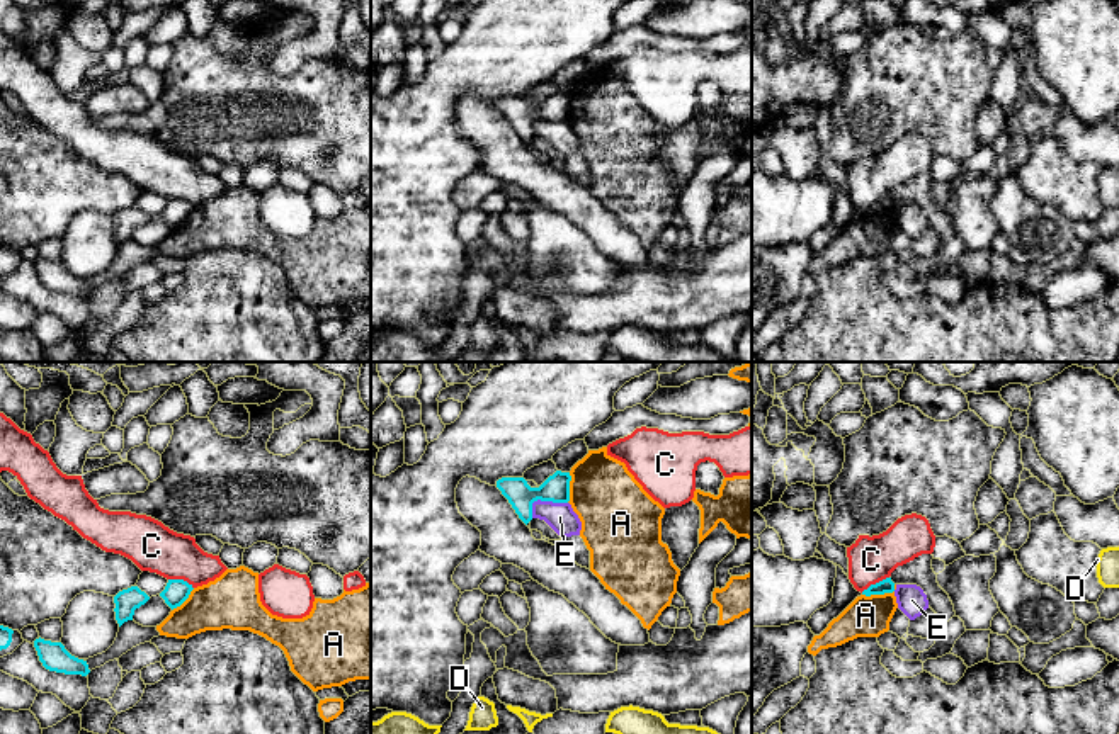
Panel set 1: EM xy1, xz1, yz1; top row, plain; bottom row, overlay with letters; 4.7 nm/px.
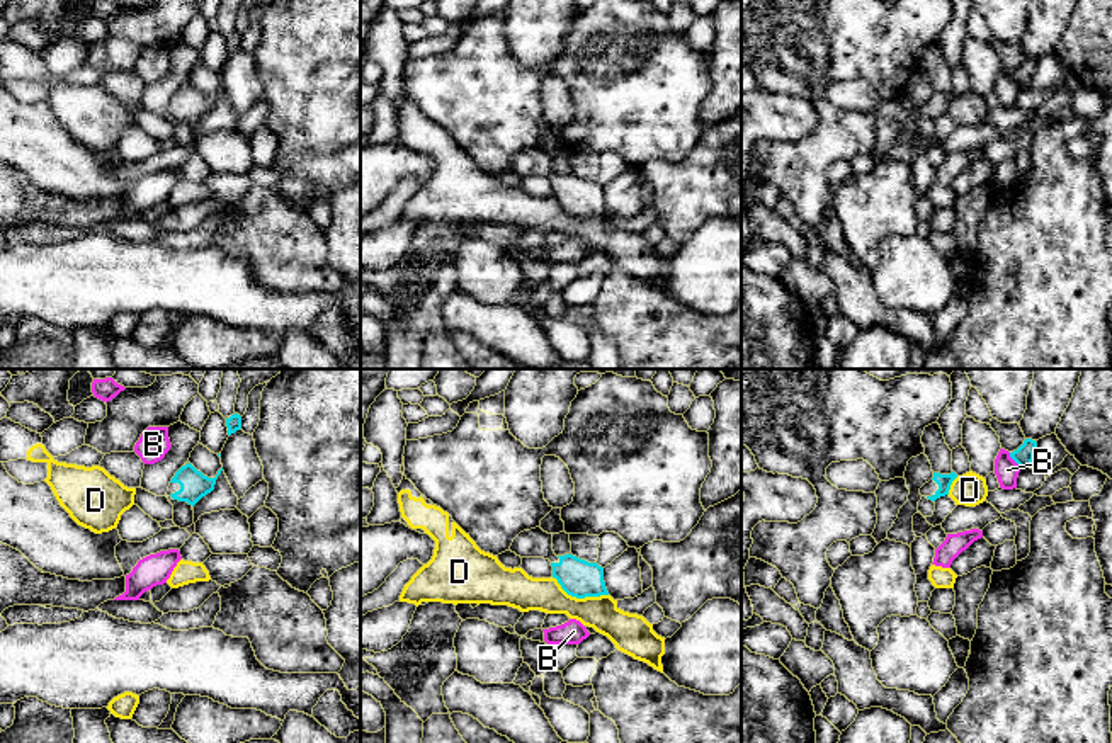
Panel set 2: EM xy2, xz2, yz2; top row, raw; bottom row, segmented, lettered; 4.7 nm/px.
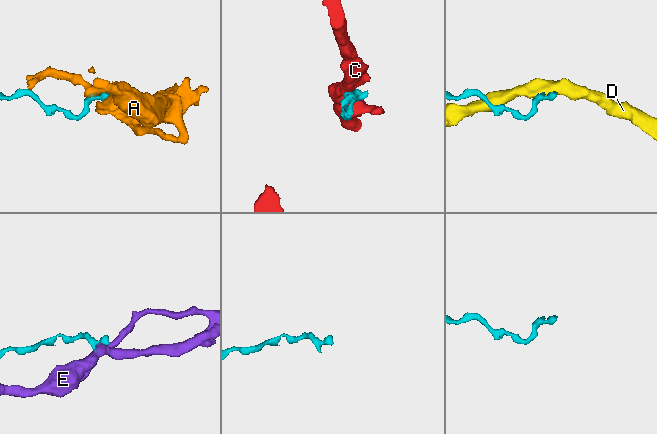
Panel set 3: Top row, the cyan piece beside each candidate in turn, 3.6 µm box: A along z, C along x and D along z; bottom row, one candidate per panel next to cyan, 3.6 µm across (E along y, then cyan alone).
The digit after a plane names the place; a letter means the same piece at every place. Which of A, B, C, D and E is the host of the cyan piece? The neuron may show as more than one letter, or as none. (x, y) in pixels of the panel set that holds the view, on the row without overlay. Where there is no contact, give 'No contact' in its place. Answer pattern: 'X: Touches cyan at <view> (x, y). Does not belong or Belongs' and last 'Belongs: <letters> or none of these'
A: Touches cyan at yz1 (880, 213). Does not belong
B: Touches cyan at yz2 (1014, 79). Does not belong
C: Touches cyan at yz1 (876, 203). Does not belong
D: Touches cyan at xz2 (578, 216). Does not belong
E: Touches cyan at xz1 (543, 119). Does not belong
Belongs: none of these

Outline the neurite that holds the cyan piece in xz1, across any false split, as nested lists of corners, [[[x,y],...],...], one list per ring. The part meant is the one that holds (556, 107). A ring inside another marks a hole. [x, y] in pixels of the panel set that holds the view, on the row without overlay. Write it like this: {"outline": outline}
{"outline": [[[556,90],[539,107],[531,107],[524,97],[502,97],[497,100],[497,107],[508,119],[519,138],[527,144],[532,139],[532,122],[570,121],[570,92]]]}

